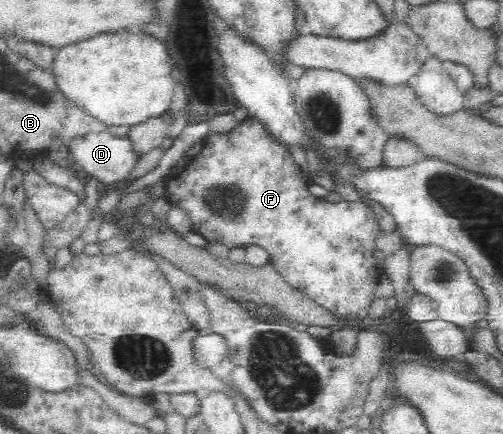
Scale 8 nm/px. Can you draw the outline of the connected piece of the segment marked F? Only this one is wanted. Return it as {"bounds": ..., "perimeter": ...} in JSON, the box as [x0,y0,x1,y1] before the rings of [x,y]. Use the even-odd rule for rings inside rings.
{"bounds":[164,118,387,321],"perimeter":[[[246,118],[234,130],[226,134],[206,135],[201,141],[194,144],[190,150],[185,152],[164,179],[166,180],[166,196],[168,200],[172,204],[178,203],[190,211],[193,225],[196,227],[195,232],[202,234],[206,240],[224,242],[230,248],[233,247],[234,243],[238,242],[243,242],[246,246],[258,244],[269,252],[269,263],[280,273],[286,283],[303,292],[316,305],[326,309],[330,315],[344,321],[359,321],[368,314],[370,304],[376,298],[375,288],[378,278],[385,272],[385,260],[387,257],[387,254],[378,250],[374,244],[376,236],[381,232],[375,211],[364,201],[342,199],[340,202],[330,203],[314,196],[310,192],[305,173],[302,172],[302,169],[294,161],[294,157],[288,152],[287,145],[276,140],[260,119]]]}

